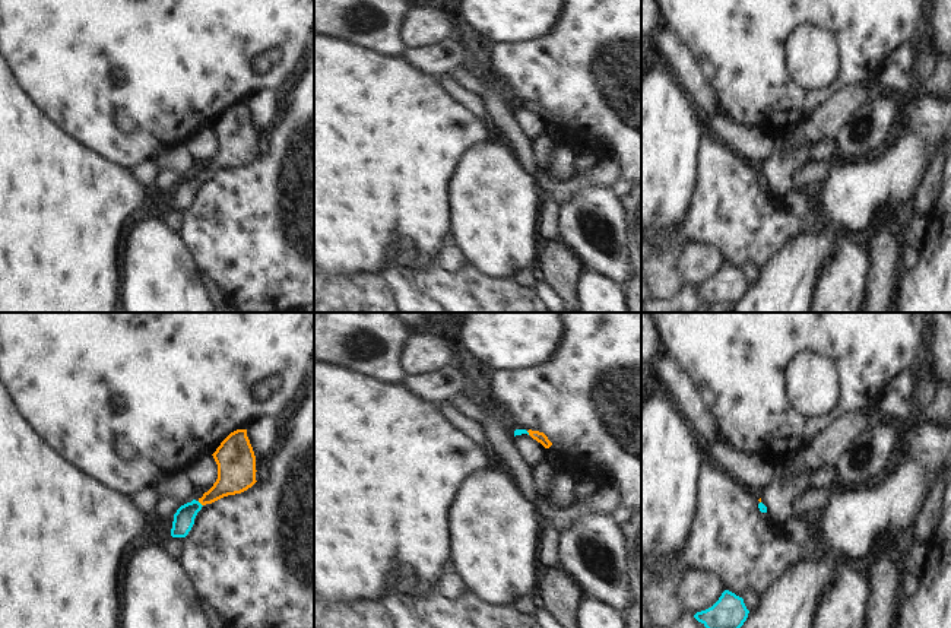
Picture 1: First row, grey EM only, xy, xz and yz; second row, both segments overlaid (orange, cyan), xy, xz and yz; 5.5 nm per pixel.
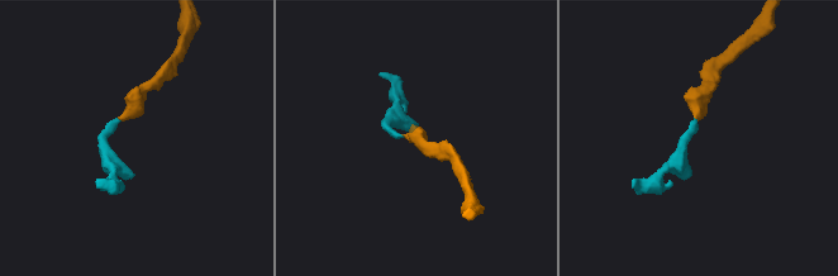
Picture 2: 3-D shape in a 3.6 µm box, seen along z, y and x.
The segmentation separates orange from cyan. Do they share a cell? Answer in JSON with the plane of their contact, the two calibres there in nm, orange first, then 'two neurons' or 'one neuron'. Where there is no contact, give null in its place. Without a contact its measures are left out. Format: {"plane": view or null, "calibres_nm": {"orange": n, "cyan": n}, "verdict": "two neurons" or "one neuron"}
{"plane": "xy", "calibres_nm": {"orange": 200, "cyan": 110}, "verdict": "one neuron"}

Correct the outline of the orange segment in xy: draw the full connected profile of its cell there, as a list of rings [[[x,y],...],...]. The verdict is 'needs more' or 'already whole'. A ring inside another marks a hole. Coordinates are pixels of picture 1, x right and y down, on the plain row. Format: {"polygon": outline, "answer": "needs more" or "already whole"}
{"polygon": [[[247,102],[231,105],[212,127],[218,137],[218,152],[197,174],[181,178],[174,187],[171,209],[186,210],[203,178],[251,161],[256,153],[256,129]]], "answer": "needs more"}

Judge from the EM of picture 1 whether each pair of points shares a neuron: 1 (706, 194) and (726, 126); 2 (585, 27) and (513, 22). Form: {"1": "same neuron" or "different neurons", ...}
{"1": "different neurons", "2": "different neurons"}

